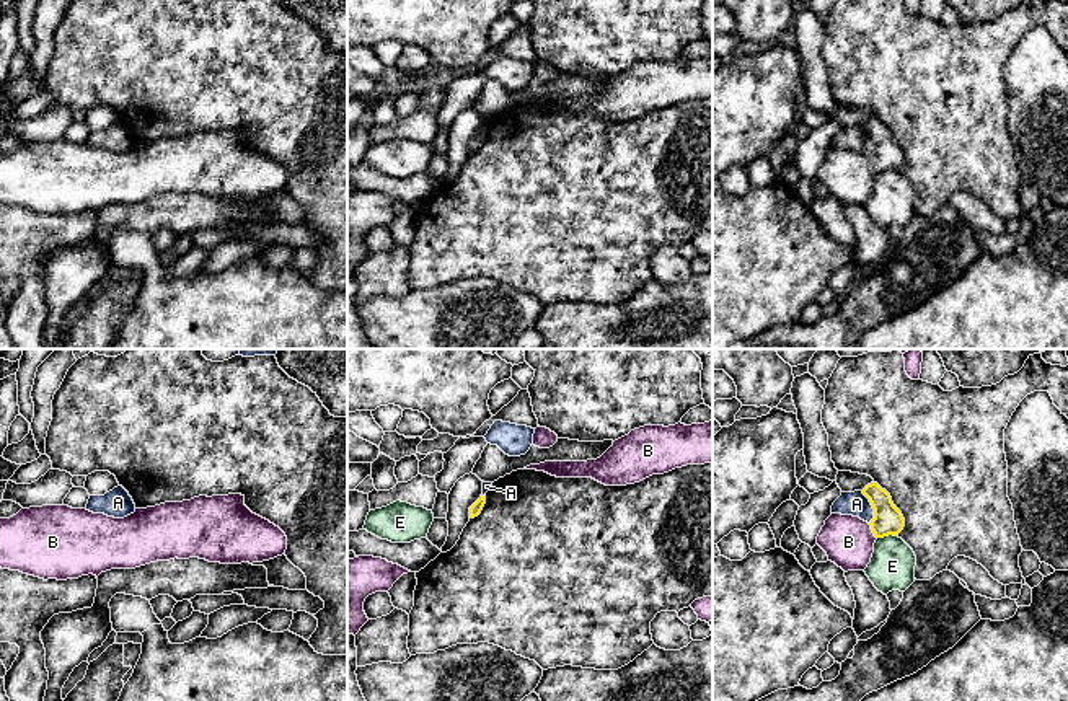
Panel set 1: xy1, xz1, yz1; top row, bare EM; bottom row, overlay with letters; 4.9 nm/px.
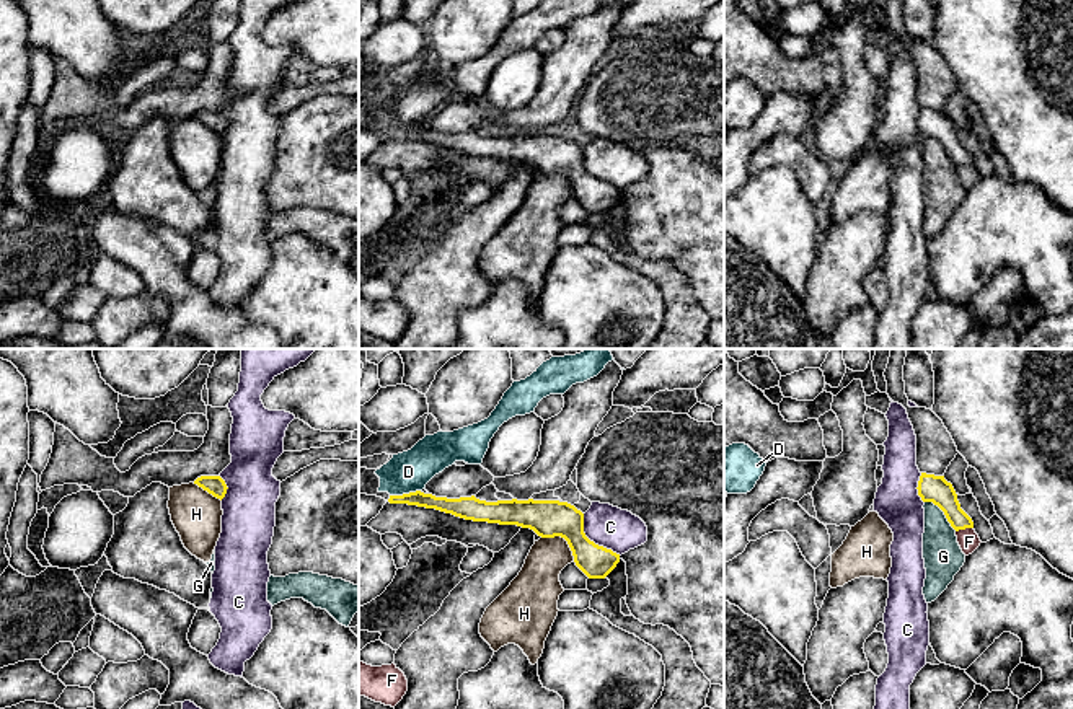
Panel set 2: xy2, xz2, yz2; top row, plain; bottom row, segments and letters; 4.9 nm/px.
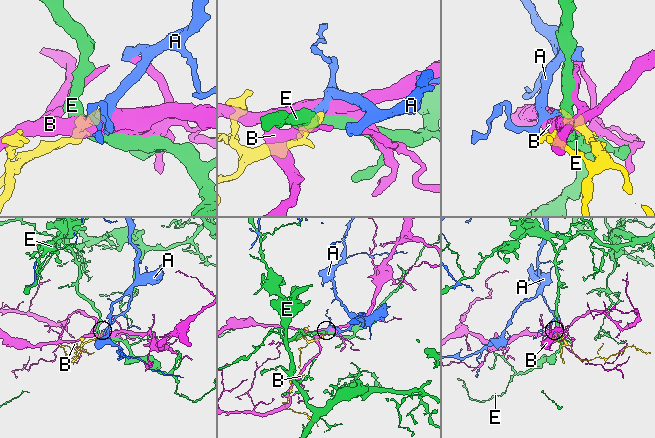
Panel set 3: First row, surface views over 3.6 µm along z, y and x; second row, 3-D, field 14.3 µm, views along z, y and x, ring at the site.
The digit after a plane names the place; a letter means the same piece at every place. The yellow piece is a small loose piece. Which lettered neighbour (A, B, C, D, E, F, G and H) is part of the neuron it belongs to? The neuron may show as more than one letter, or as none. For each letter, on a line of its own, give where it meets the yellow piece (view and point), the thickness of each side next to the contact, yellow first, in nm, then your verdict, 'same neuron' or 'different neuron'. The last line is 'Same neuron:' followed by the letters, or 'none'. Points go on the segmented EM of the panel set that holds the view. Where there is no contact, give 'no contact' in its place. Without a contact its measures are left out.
A: contact yz1 (873, 507); calibres 140 and 120 nm; same neuron
B: contact yz1 (873, 532); calibres 140 and 260 nm; different neuron
C: contact xz2 (592, 541); calibres 190 and 200 nm; different neuron
D: contact xz2 (405, 494); calibres 80 and 200 nm; different neuron
E: contact yz1 (887, 535); calibres 140 and 220 nm; different neuron
F: contact yz2 (964, 528); calibres 140 and 100 nm; different neuron
G: contact yz2 (943, 510); calibres 140 and 190 nm; different neuron
H: contact xz2 (563, 537); calibres 190 and 200 nm; different neuron
Same neuron: A

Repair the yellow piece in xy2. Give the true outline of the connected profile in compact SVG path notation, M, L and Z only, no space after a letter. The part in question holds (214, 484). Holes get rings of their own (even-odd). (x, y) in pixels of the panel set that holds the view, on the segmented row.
M201 476L194 481L194 484L197 484L199 487L202 487L204 491L207 491L220 500L225 497L228 489L220 476Z

